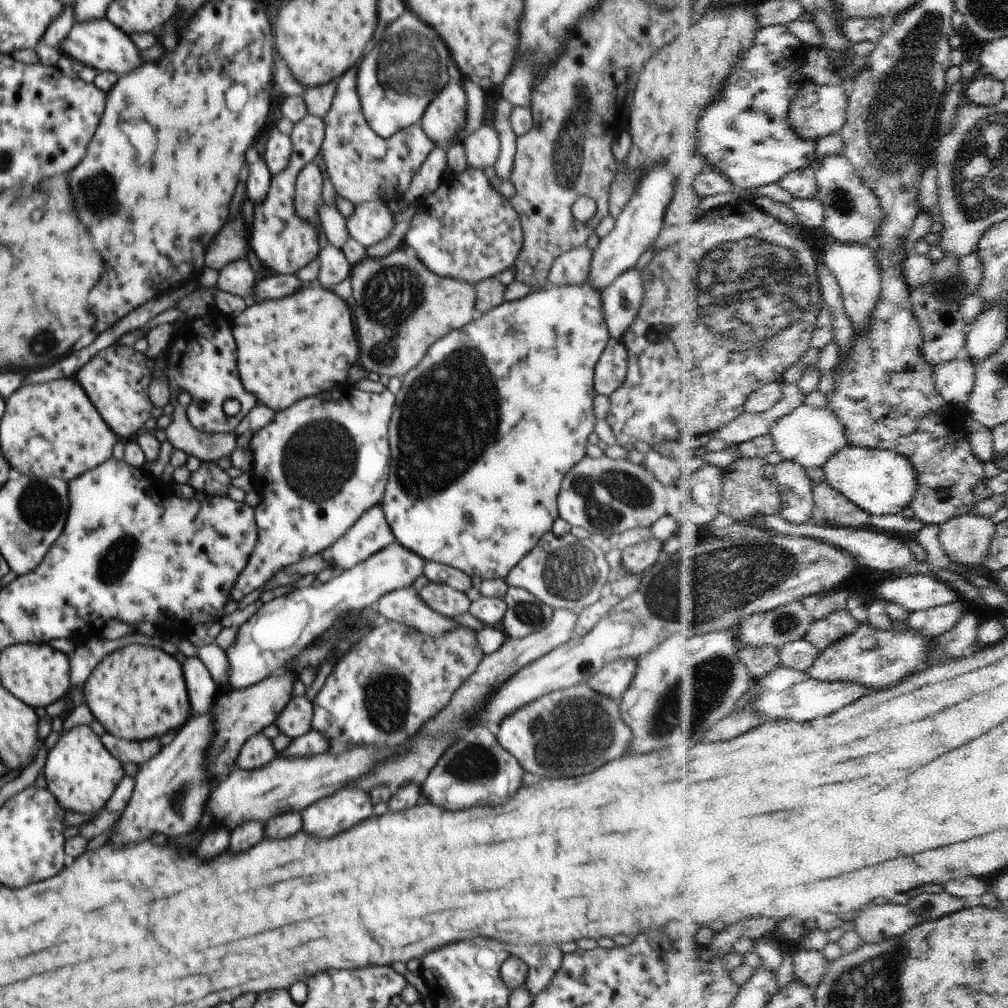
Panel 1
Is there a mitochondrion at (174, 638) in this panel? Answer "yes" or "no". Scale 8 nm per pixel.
no

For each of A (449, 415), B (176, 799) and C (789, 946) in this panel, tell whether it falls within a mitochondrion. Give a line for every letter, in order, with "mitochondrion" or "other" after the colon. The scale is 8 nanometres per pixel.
A: mitochondrion
B: mitochondrion
C: other

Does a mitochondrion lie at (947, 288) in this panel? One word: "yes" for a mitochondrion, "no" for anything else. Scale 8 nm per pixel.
yes

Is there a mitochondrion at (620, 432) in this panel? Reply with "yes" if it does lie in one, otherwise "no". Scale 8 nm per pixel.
no

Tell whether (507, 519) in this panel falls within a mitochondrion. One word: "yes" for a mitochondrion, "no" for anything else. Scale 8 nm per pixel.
no

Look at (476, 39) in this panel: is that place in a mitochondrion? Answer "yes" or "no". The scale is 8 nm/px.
no

